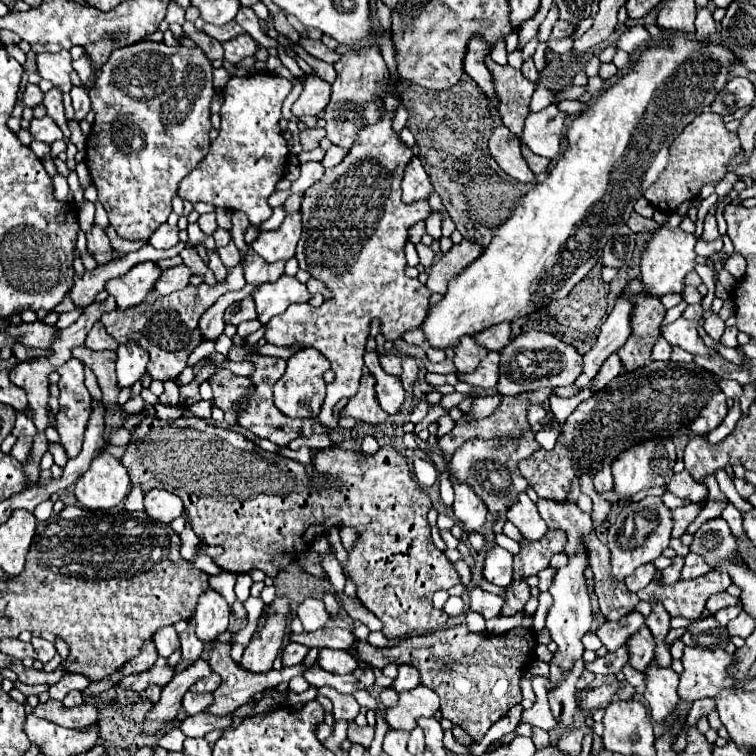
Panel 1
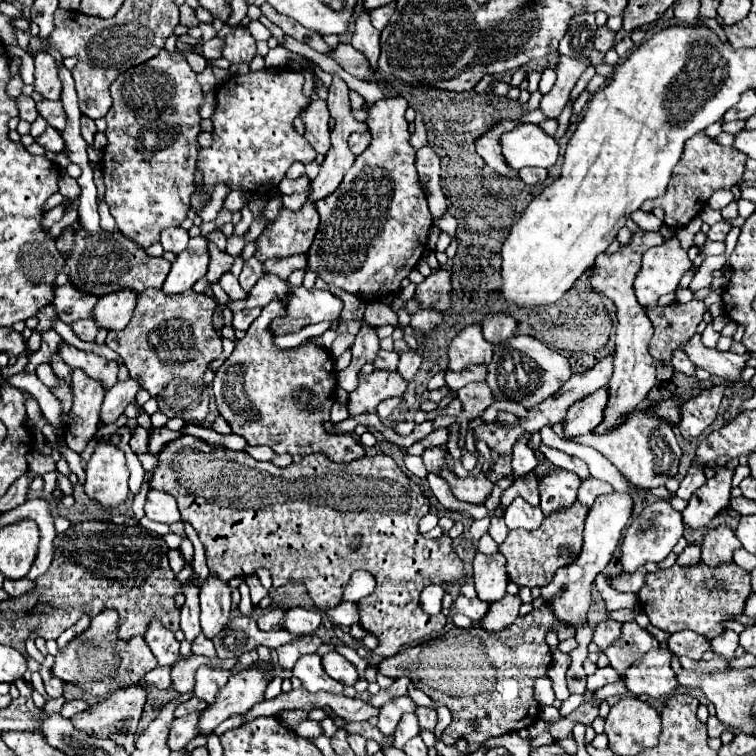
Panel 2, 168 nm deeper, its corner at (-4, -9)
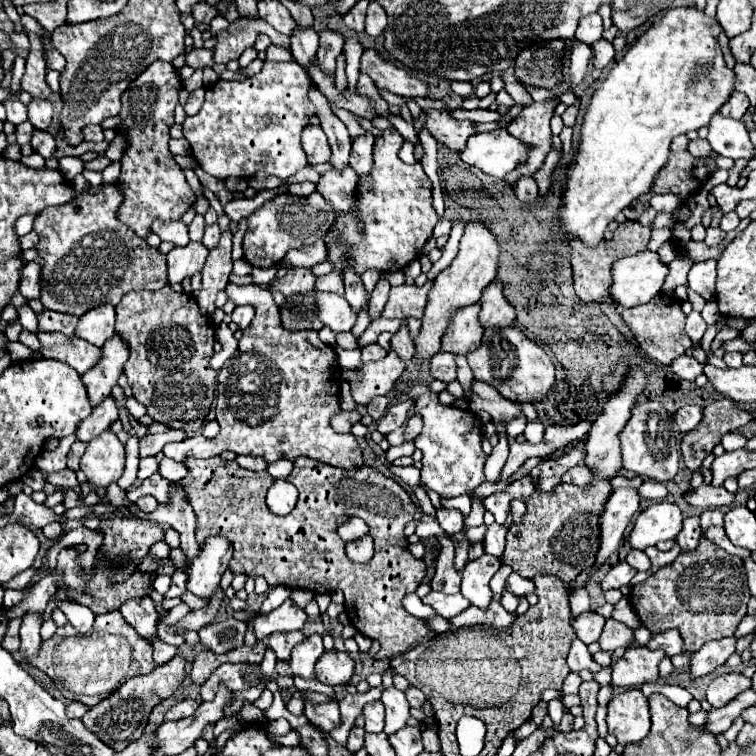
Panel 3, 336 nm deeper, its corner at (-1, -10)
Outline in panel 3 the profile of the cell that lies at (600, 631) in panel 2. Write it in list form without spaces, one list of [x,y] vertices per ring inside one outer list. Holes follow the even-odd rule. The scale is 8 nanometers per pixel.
[[[586,612],[578,618],[572,620],[574,624],[574,630],[576,630],[576,636],[584,642],[584,644],[590,644],[590,642],[598,642],[602,630],[604,630],[604,624],[606,624],[606,618],[602,618],[600,614],[594,614],[594,612]]]

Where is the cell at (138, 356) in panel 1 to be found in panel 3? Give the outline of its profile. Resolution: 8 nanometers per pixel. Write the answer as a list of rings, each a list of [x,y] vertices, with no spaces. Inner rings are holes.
[[[108,396],[98,408],[92,410],[92,414],[86,420],[82,420],[82,424],[78,424],[78,430],[76,430],[78,440],[90,442],[92,438],[100,436],[100,432],[106,432],[116,418],[118,418],[116,400]]]

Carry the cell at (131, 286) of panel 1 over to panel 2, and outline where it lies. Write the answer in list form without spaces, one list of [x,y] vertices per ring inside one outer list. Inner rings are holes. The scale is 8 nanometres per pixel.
[[[117,291],[105,295],[97,301],[97,307],[93,309],[91,317],[95,319],[99,329],[121,331],[131,321],[135,301],[137,301],[135,291]]]

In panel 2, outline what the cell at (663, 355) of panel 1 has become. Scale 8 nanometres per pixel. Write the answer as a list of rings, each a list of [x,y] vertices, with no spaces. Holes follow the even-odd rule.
[[[675,351],[675,353],[673,353],[671,365],[673,365],[675,371],[679,371],[679,373],[683,373],[683,375],[695,375],[695,369],[697,369],[695,363],[693,363],[689,357],[685,357],[683,351]]]

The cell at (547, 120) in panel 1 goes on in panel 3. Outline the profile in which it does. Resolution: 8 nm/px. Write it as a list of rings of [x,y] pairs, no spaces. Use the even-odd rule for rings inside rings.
[[[494,130],[470,136],[466,150],[462,150],[460,156],[466,164],[476,166],[490,176],[506,178],[516,166],[528,160],[532,148],[534,146],[514,138],[506,130]]]

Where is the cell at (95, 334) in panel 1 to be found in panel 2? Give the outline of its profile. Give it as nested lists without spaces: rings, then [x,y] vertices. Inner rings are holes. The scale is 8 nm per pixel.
[[[79,319],[77,323],[73,323],[73,325],[69,325],[71,329],[73,329],[73,333],[81,339],[81,341],[95,341],[95,337],[97,337],[97,327],[93,325],[95,321],[91,319]]]

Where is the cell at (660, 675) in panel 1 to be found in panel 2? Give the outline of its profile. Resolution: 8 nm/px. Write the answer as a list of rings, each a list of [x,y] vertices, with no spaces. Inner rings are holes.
[[[659,647],[637,659],[637,663],[633,663],[625,673],[627,691],[633,695],[647,693],[651,699],[673,695],[677,689],[677,679],[669,667],[671,657],[673,655],[667,647]]]

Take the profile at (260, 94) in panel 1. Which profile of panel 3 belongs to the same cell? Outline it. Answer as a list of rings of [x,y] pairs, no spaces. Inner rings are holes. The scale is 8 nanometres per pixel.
[[[264,62],[264,68],[244,82],[236,80],[218,80],[206,88],[206,102],[196,116],[186,118],[184,138],[190,142],[192,154],[202,170],[224,180],[228,176],[250,178],[256,172],[266,172],[286,180],[298,170],[306,168],[306,154],[302,150],[300,134],[308,124],[308,118],[314,116],[314,106],[306,98],[312,80],[300,64],[292,62]]]

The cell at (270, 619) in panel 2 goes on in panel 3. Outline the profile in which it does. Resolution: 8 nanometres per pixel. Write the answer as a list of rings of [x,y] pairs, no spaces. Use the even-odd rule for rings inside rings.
[[[276,586],[271,588],[268,592],[267,598],[264,600],[257,613],[262,616],[268,614],[289,598],[290,593],[290,588],[286,588],[286,586]]]

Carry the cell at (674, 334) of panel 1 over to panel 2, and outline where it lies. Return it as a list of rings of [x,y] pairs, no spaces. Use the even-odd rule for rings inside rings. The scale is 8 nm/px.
[[[693,335],[693,339],[689,343],[685,343],[685,347],[681,347],[681,351],[685,351],[697,367],[723,379],[729,387],[735,387],[737,383],[741,383],[741,373],[743,373],[747,361],[751,359],[749,353],[735,355],[735,353],[721,353],[717,349],[707,349],[701,343],[701,335]]]

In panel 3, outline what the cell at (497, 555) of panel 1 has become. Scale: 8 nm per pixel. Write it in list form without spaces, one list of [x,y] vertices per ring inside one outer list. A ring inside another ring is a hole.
[[[482,554],[476,560],[466,562],[462,570],[462,594],[472,602],[472,606],[488,608],[492,602],[490,578],[498,572],[500,560],[490,554]]]

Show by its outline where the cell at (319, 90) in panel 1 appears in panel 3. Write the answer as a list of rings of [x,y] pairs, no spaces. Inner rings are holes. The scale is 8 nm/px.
[[[308,124],[302,132],[302,146],[308,156],[310,164],[320,164],[330,160],[330,146],[326,140],[326,134],[322,132],[320,126]]]

